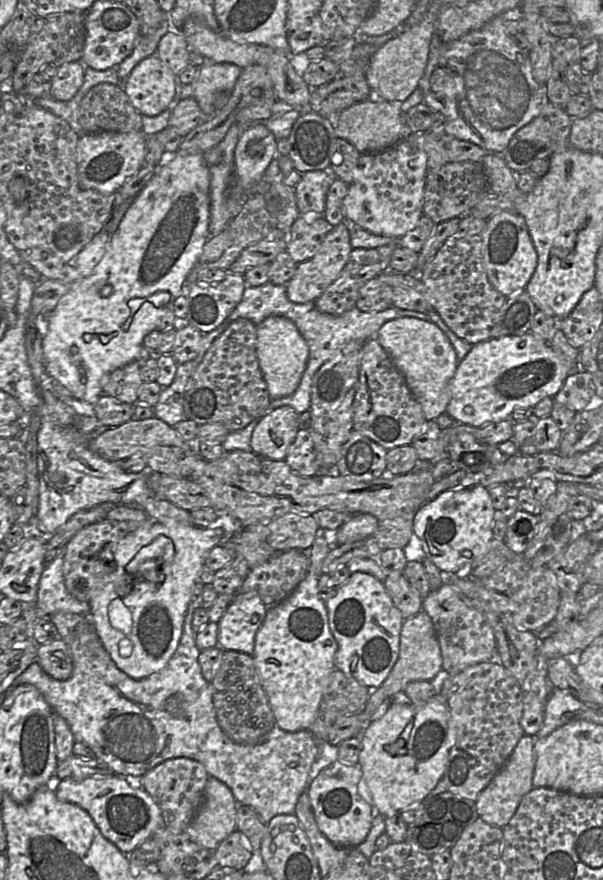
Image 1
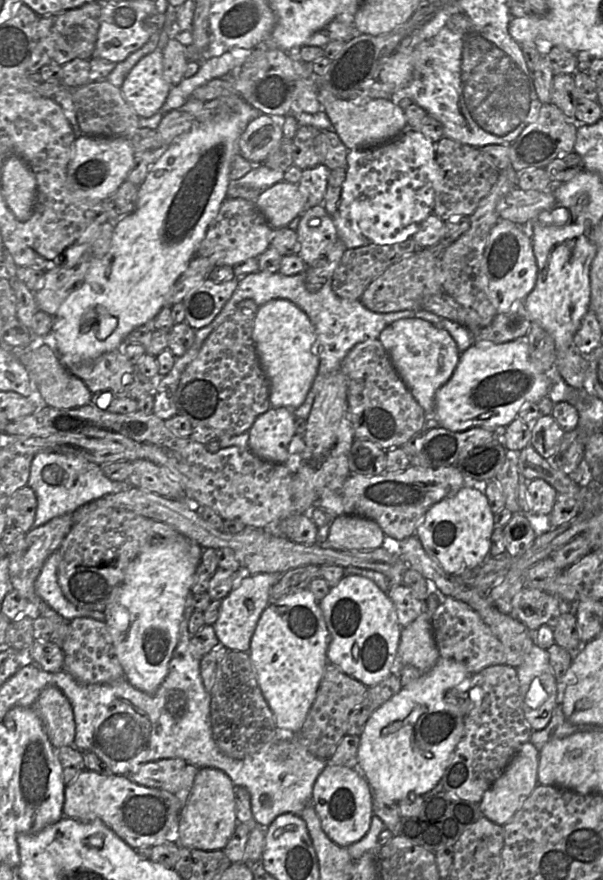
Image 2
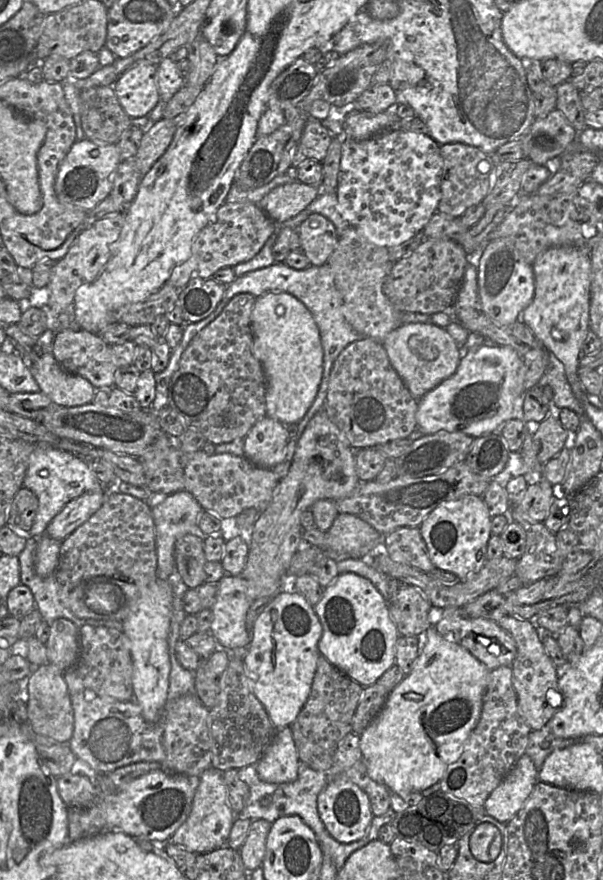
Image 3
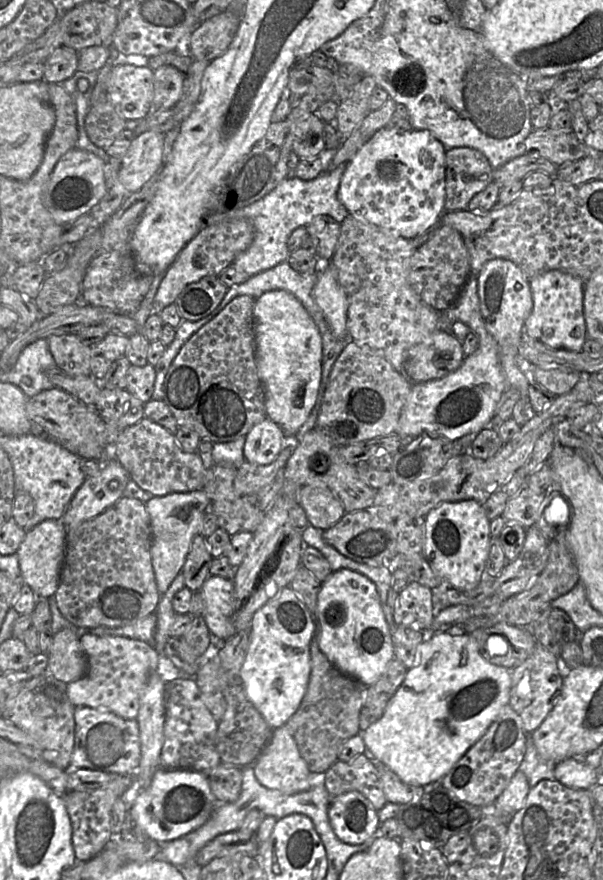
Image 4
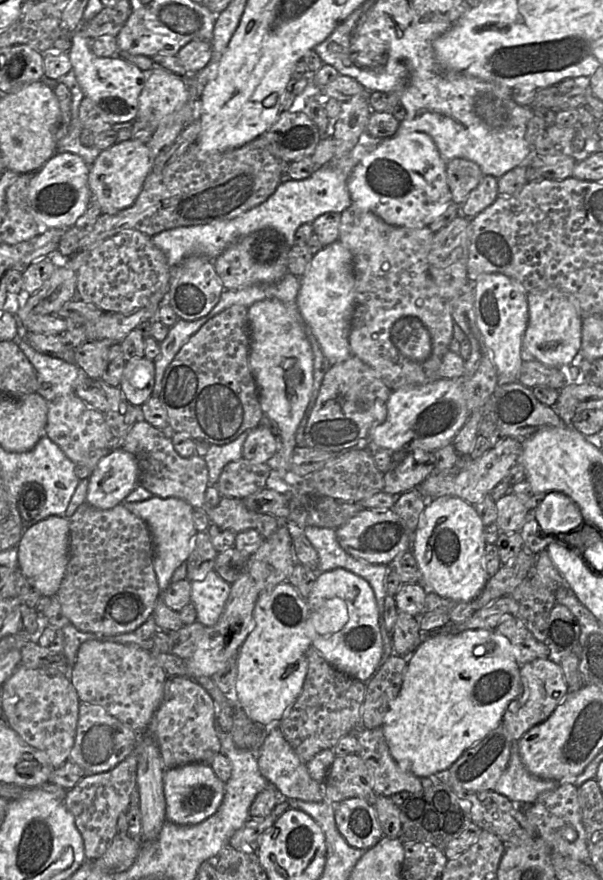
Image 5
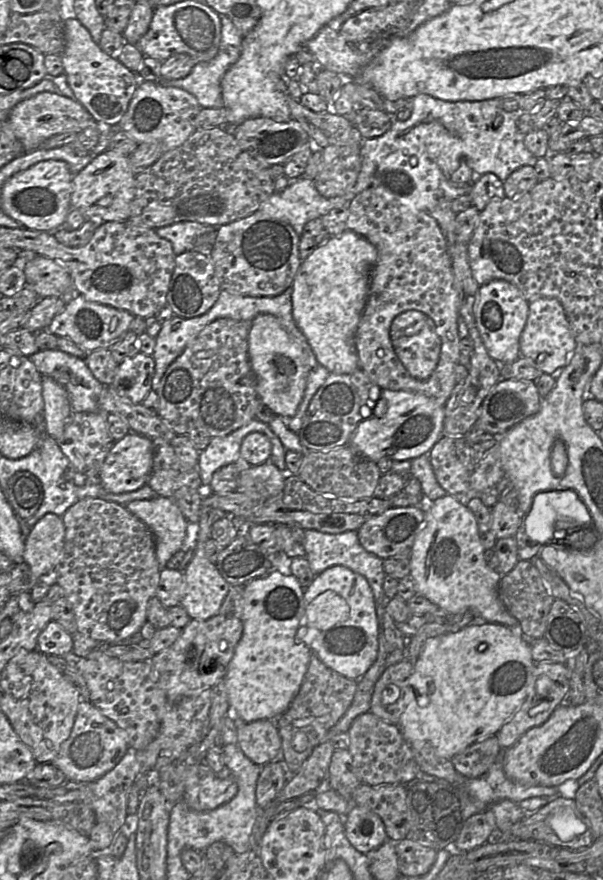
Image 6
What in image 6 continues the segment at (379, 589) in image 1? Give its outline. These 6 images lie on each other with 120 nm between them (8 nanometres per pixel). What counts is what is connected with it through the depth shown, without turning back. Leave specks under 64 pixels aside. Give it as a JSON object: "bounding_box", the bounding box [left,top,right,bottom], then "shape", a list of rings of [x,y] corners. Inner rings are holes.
{"bounding_box":[301,565,378,680],"shape":[[[341,565],[331,566],[320,574],[316,575],[312,583],[304,589],[304,599],[305,599],[305,614],[303,616],[303,626],[304,631],[301,630],[302,640],[307,644],[312,653],[314,653],[328,668],[337,672],[338,674],[352,680],[360,679],[372,665],[376,659],[377,650],[378,650],[378,623],[377,623],[377,614],[376,614],[376,603],[374,600],[373,592],[367,582],[367,580],[360,574],[353,572],[347,567]]]}

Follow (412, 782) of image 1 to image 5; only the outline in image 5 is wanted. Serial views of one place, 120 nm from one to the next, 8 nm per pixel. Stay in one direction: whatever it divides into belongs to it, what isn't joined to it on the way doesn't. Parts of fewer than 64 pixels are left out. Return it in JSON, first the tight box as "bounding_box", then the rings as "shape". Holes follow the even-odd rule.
{"bounding_box":[381,629,521,778],"shape":[[[468,629],[458,634],[427,635],[408,657],[401,689],[381,725],[391,756],[403,770],[418,778],[449,769],[466,749],[502,723],[508,704],[521,691],[521,665],[513,656],[509,640],[496,630]]]}

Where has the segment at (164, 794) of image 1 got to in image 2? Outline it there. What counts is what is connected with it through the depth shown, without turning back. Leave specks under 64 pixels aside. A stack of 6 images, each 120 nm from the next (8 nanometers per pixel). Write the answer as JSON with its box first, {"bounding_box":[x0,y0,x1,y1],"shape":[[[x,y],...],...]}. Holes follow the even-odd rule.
{"bounding_box":[128,759,198,812],"shape":[[[161,759],[142,764],[128,777],[139,785],[173,794],[180,802],[181,812],[188,802],[198,769],[183,759]]]}

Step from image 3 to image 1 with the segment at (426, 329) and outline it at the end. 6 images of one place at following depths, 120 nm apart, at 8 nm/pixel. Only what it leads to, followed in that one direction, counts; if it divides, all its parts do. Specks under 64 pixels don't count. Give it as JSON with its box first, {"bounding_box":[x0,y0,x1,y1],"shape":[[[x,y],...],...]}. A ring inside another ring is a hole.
{"bounding_box":[376,317,459,421],"shape":[[[399,317],[384,323],[376,334],[376,340],[403,375],[425,419],[435,421],[439,415],[446,413],[450,400],[449,383],[459,363],[446,335],[432,322],[414,317]]]}

